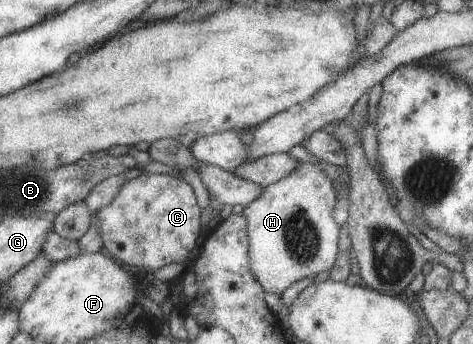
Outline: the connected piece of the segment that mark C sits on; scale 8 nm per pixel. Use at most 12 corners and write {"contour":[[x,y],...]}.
{"contour":[[145,173],[100,208],[124,266],[189,263],[201,209],[183,179]]}

